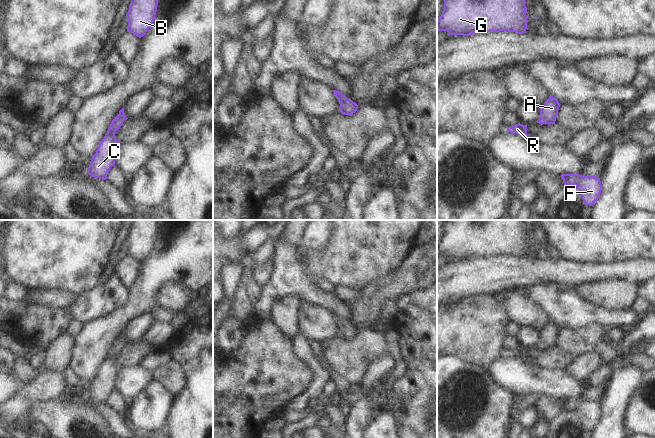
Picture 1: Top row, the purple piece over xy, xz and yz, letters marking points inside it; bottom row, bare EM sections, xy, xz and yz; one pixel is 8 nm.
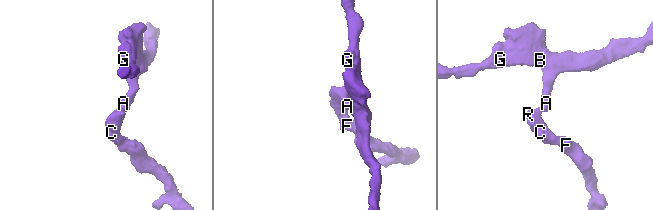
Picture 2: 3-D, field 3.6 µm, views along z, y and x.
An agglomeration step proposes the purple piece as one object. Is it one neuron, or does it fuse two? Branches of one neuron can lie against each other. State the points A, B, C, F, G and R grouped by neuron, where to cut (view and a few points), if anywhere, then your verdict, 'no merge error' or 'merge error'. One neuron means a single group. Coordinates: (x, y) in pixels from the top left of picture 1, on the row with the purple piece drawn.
A B C F G R; no cut; no merge error

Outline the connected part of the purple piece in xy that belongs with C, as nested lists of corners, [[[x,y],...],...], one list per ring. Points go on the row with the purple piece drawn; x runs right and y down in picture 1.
[[[122,108],[119,111],[119,114],[112,120],[107,133],[96,150],[96,153],[90,159],[91,161],[87,174],[102,180],[107,179],[108,171],[112,166],[115,166],[116,152],[121,145],[117,141],[115,133],[127,119],[124,109]]]

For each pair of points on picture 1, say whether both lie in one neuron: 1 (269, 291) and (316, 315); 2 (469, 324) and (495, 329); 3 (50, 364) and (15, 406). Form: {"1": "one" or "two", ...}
{"1": "two", "2": "one", "3": "two"}

